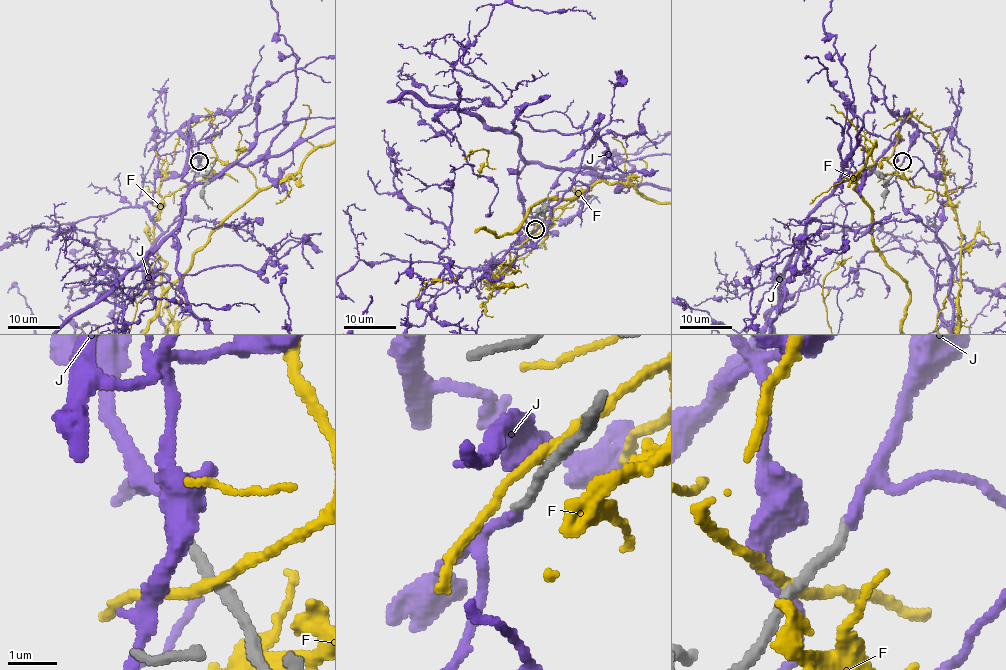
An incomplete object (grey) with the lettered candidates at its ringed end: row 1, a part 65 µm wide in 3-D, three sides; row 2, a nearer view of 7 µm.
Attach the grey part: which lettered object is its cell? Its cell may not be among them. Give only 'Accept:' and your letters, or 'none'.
Accept: J

